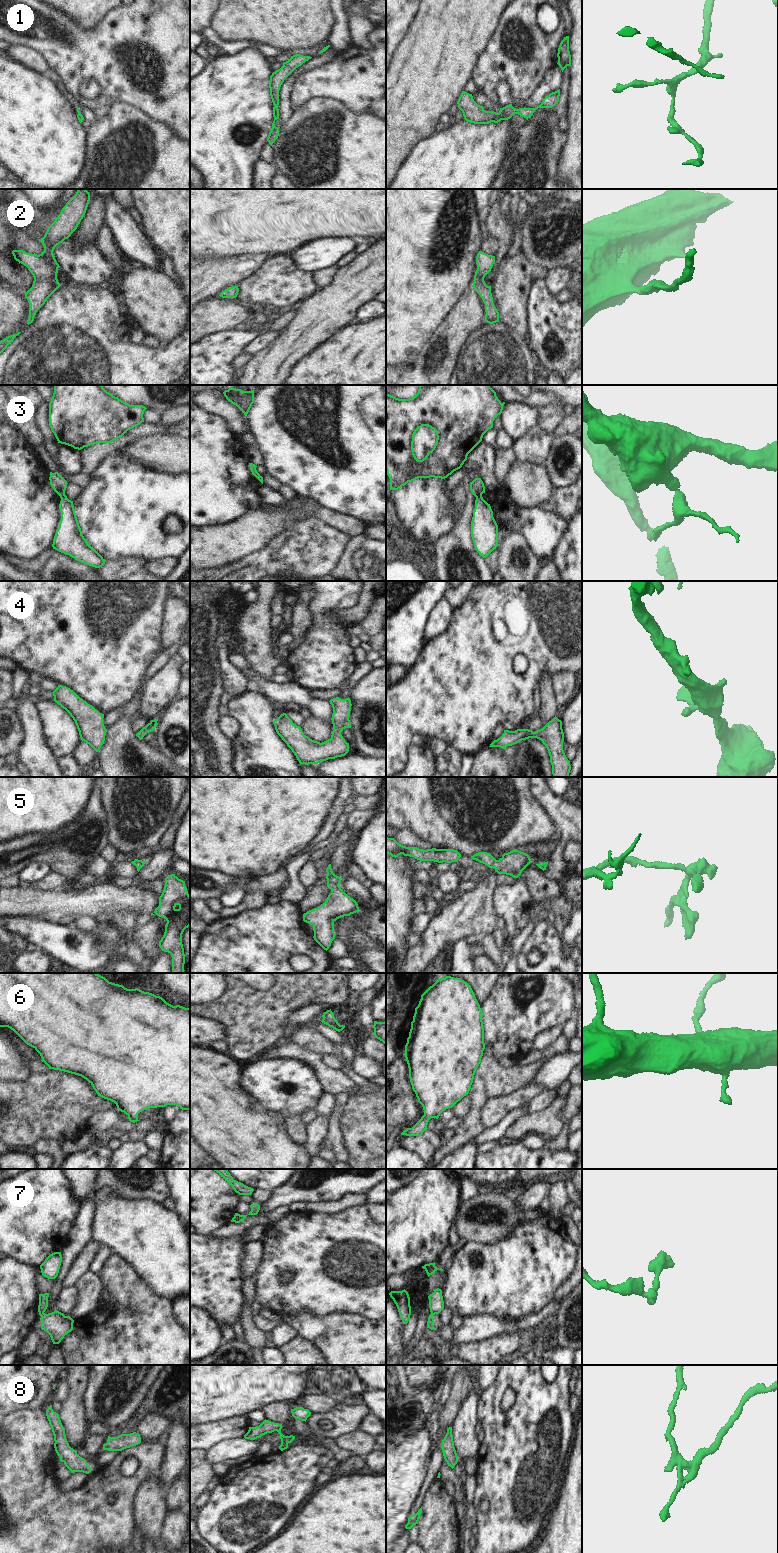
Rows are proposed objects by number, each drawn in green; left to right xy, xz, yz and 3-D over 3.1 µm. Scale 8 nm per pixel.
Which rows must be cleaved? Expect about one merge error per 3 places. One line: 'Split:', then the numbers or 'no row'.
Split: 3, 7

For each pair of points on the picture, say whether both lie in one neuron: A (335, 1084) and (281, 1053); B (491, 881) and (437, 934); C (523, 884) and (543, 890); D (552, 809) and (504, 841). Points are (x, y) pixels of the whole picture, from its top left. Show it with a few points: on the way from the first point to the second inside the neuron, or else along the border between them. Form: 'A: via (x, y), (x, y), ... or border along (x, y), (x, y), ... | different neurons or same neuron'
A: via (322, 1071), (308, 1057), (300, 1053), (294, 1053) | same neuron
B: via (478, 894), (450, 922) | same neuron
C: border along (518, 877), (524, 877), (528, 881), (534, 903) | different neurons
D: border along (532, 794), (540, 807), (550, 817), (558, 833) | different neurons

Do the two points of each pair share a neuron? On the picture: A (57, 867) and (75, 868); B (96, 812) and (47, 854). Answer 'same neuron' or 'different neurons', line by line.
A: same neuron
B: same neuron

